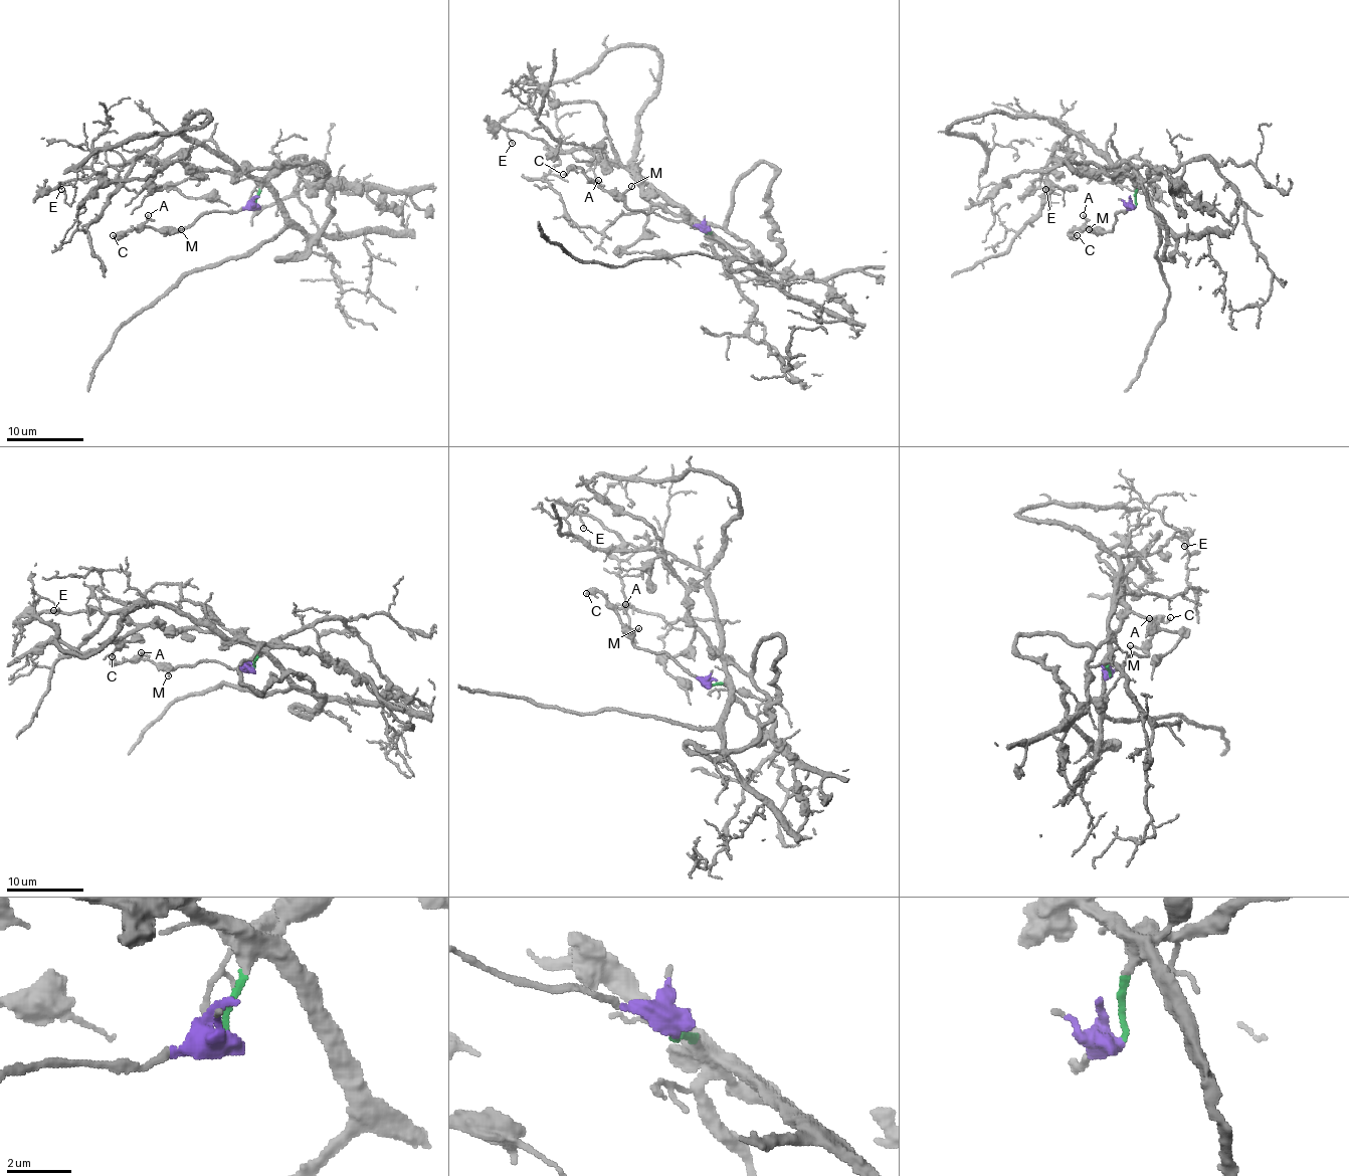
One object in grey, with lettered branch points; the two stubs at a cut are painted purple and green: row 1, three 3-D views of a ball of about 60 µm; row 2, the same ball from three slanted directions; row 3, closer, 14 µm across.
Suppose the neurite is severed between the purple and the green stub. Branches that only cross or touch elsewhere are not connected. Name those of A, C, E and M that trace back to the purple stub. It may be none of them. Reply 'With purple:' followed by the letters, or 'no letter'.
With purple: A, C, M

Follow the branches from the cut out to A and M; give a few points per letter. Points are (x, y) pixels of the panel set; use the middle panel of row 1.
A: (705, 233), (686, 222), (627, 206), (597, 183), (599, 179)
M: (705, 233), (686, 222), (662, 218), (652, 212), (631, 210), (626, 204), (624, 195), (631, 185)

